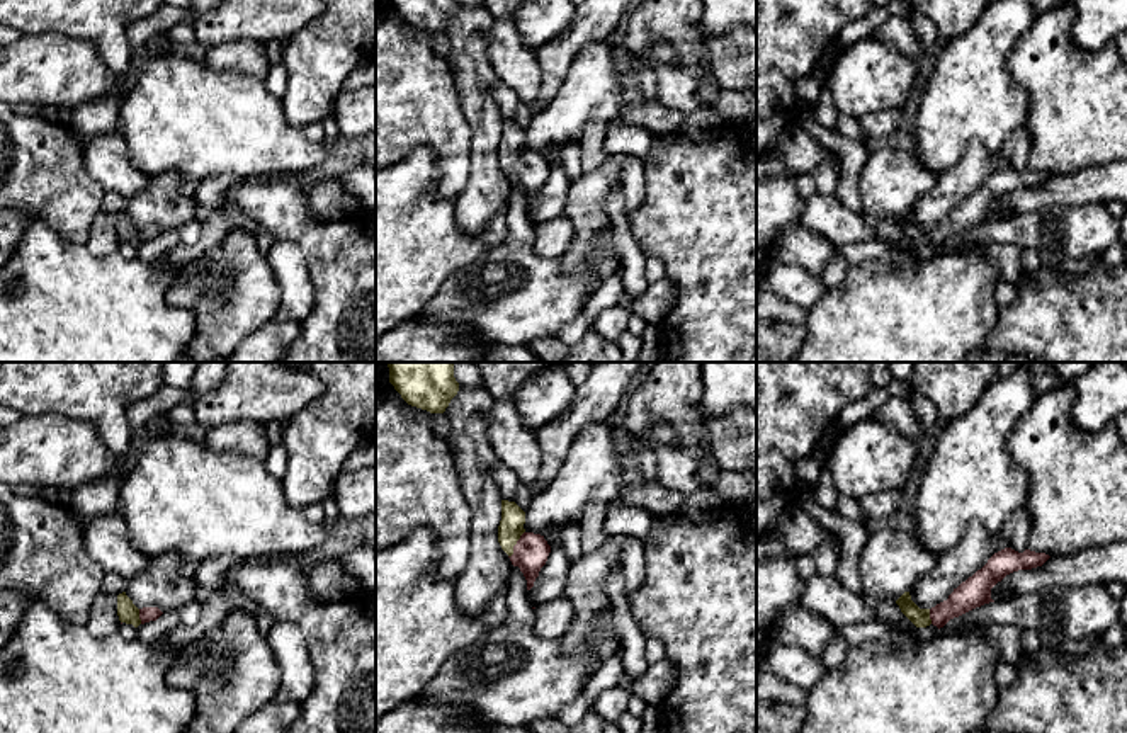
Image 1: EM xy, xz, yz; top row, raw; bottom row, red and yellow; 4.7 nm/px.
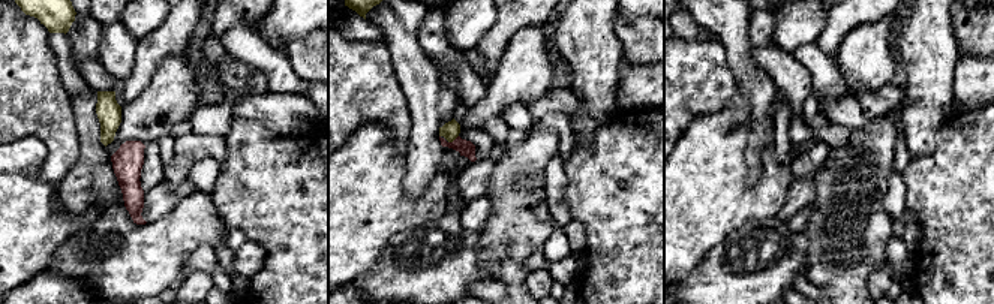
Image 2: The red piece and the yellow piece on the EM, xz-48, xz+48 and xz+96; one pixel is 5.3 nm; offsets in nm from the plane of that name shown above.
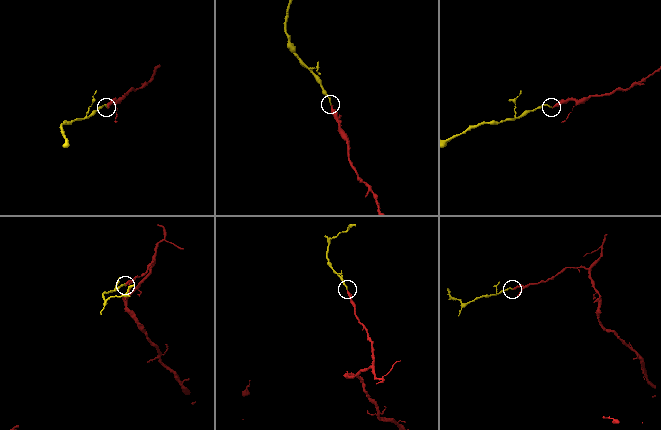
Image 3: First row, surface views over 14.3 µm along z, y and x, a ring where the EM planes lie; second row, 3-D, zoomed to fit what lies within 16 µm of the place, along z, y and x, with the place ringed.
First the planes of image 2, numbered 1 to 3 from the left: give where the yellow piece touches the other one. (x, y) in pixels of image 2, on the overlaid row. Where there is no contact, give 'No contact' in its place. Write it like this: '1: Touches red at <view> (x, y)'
1: No contact
2: Touches red at xz+48 (455, 140)
3: No contact

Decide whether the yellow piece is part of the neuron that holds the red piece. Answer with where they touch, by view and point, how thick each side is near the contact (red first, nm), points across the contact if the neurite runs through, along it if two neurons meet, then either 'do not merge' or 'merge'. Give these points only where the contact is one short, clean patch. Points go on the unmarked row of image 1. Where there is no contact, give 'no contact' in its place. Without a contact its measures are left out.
contact xz (515, 164); calibres 160 and 120 nm; way xz (531, 170), (515, 164), (510, 147); merge

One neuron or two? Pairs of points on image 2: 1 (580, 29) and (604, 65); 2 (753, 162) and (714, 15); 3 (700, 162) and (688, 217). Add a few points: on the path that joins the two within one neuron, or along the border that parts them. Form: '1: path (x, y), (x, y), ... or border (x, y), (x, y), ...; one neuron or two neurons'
1: path (585, 38), (595, 56); one neuron
2: path (760, 126), (760, 89), (741, 66), (738, 51); one neuron
3: path (700, 175), (699, 193), (688, 204); one neuron

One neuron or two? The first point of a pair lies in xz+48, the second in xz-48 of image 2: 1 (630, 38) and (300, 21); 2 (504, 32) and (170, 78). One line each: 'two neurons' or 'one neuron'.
1: two neurons
2: two neurons

